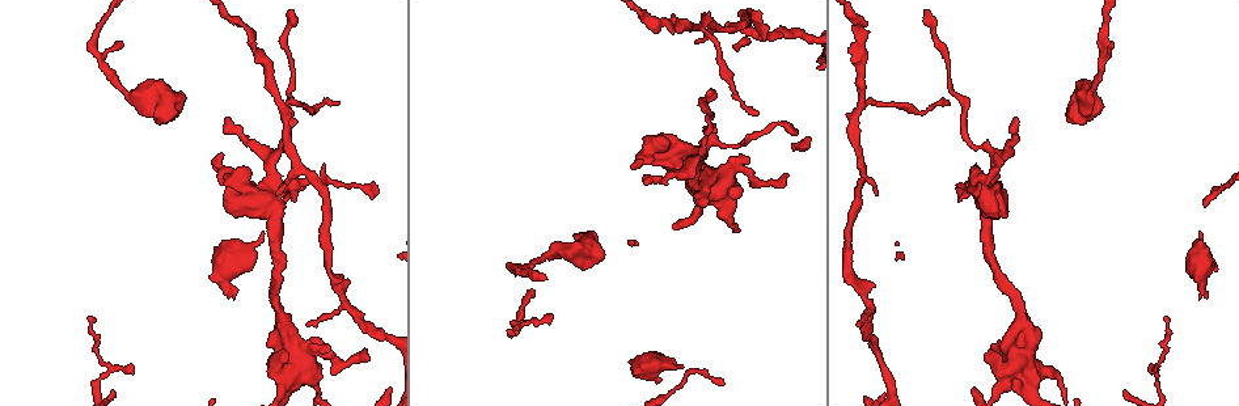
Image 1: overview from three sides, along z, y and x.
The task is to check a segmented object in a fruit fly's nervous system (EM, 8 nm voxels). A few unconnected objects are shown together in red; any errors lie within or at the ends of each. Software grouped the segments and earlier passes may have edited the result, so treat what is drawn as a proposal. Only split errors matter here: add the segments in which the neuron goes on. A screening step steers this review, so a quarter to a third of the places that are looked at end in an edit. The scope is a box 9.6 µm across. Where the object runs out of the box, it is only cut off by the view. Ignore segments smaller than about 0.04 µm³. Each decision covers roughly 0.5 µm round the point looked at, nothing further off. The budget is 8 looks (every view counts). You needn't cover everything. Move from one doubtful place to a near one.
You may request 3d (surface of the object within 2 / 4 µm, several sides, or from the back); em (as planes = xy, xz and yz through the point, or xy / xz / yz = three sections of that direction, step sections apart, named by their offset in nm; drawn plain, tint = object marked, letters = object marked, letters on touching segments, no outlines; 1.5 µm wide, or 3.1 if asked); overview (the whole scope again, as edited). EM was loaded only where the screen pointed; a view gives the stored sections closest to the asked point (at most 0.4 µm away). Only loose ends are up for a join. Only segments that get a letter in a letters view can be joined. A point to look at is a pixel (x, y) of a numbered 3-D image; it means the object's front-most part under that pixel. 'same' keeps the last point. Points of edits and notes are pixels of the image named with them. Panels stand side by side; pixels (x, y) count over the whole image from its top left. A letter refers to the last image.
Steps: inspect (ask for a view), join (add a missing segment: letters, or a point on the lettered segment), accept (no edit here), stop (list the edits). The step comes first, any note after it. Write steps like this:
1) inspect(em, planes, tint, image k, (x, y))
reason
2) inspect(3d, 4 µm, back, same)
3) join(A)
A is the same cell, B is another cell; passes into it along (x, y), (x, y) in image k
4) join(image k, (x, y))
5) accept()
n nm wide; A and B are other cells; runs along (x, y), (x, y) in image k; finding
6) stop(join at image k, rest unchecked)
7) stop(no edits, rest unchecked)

inspect(3d, 2 µm, back, image 1, (1198, 300))
an open end

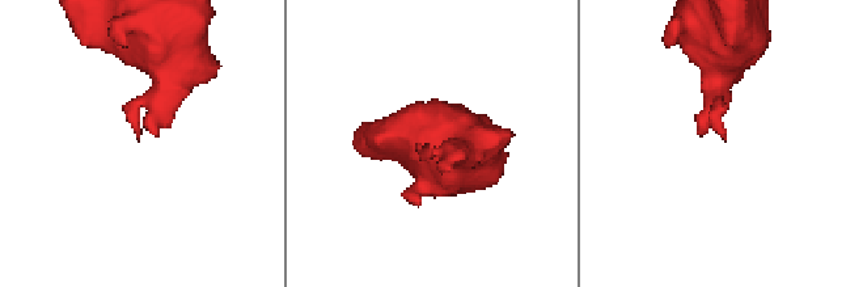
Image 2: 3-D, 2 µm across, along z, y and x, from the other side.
inspect(em, planes, tint, image 2, (137, 138))

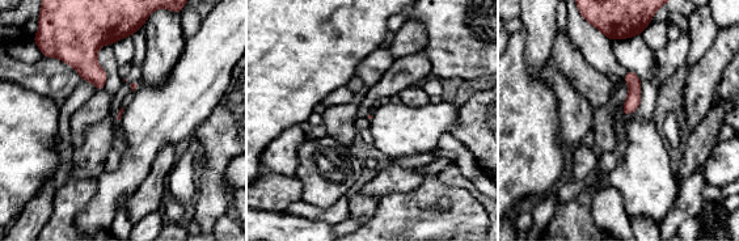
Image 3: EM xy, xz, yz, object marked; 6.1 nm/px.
inspect(em, planes, letters, same)
what lies round it

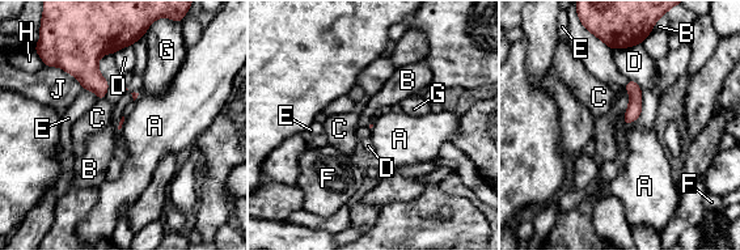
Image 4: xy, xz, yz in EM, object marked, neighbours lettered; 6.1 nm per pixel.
accept()
A, B, C, D, E, F, G, H and J are other cells; border along (637, 118), (622, 123) in image 4; no lettered segment goes on from it

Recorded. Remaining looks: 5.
inspect(3d, 2 µm, back, image 1, (1112, 42))
an open end

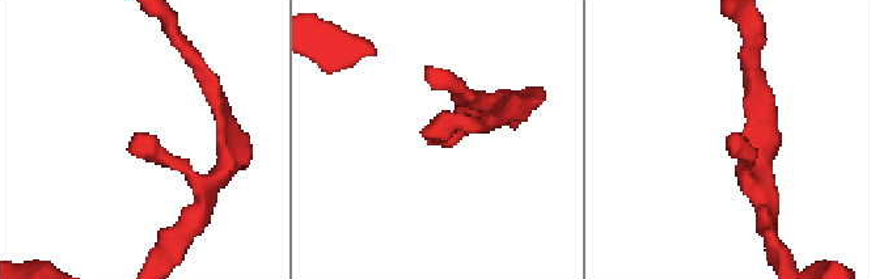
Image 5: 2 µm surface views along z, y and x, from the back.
inspect(em, xz, step 4, tint, image 5, (431, 131))
shape alone is not enough

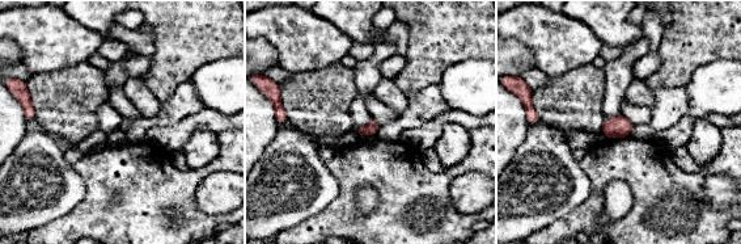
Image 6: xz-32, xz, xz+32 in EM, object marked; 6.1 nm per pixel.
inspect(em, planes, letters, same)

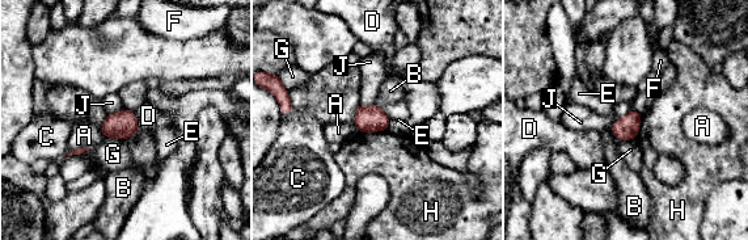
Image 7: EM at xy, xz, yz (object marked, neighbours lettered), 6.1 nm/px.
accept()
150 nm wide; A, B, C, D, E, F, G, H and J are other cells; border along (140, 131), (126, 140) in image 7; no lettered segment goes on from it

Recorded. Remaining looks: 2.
inspect(em, planes, letters, image 1, (861, 326))
an open end

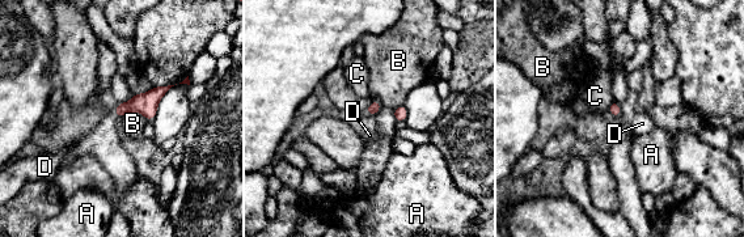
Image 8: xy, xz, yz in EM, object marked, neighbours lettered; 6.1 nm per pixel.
accept()
A, B, C and D are other cells; border along (122, 115), (139, 111), (148, 121) in image 8; none of them fits

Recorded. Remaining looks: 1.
stop(no edits, rest unchecked)

